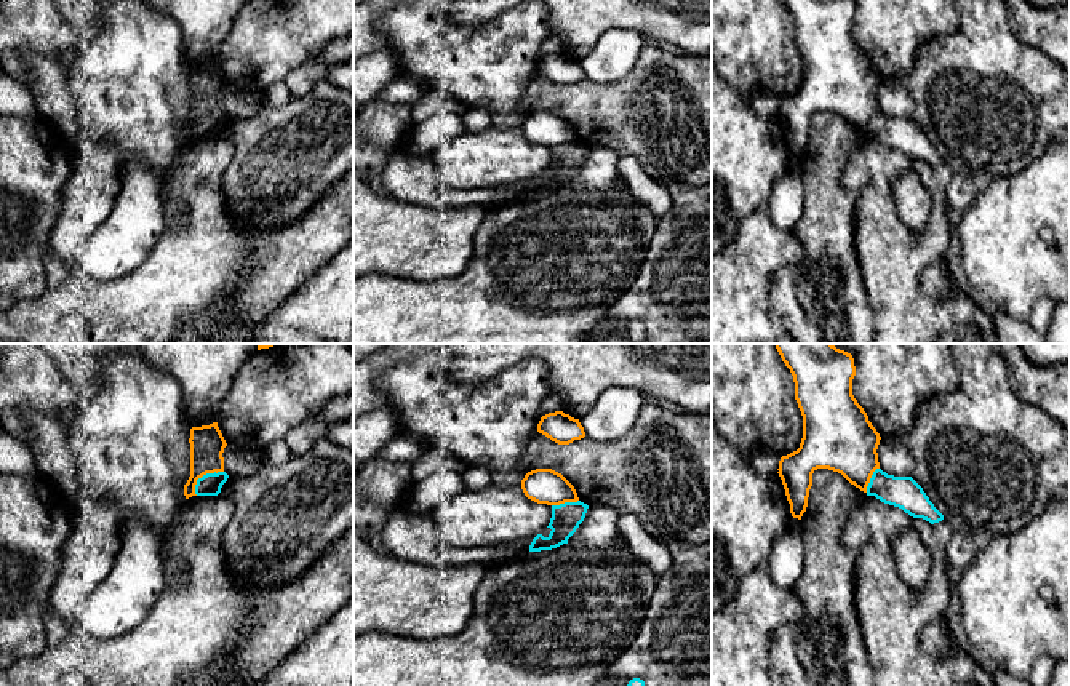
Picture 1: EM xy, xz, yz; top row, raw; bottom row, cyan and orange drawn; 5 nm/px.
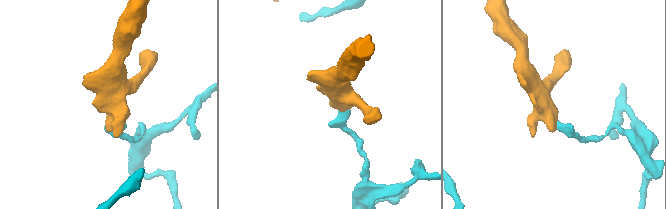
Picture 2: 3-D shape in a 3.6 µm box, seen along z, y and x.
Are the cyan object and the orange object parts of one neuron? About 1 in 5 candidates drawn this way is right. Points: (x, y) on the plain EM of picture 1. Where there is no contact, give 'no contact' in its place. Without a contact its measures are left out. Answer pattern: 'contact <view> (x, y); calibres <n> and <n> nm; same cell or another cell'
contact xy (203, 117); calibres 110 and 180 nm; another cell

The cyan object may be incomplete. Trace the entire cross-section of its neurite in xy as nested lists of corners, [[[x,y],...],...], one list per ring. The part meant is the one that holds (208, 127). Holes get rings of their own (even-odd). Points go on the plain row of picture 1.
[[[226,114],[206,115],[197,122],[195,136],[197,138],[218,138],[222,126],[227,123],[229,117]]]

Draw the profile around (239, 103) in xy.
[[[227,86],[222,94],[224,114],[229,118],[246,118],[254,115],[264,102],[261,93],[248,86]]]

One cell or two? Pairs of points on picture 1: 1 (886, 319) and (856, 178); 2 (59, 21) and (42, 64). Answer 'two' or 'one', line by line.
1: one
2: two

